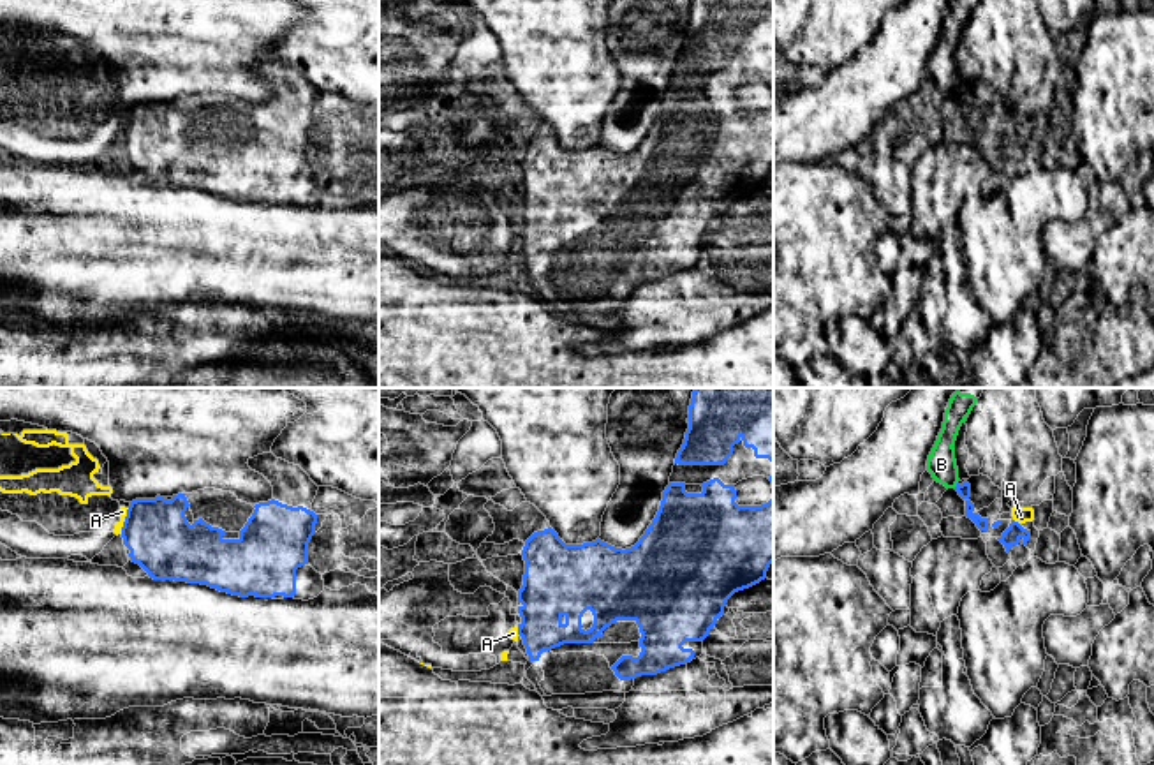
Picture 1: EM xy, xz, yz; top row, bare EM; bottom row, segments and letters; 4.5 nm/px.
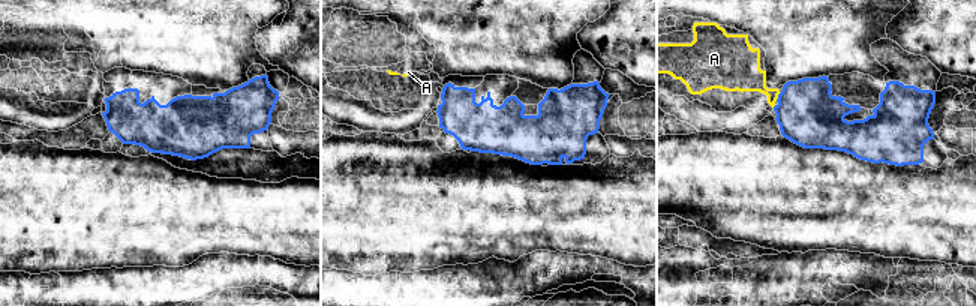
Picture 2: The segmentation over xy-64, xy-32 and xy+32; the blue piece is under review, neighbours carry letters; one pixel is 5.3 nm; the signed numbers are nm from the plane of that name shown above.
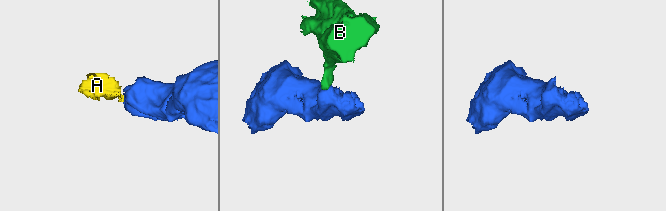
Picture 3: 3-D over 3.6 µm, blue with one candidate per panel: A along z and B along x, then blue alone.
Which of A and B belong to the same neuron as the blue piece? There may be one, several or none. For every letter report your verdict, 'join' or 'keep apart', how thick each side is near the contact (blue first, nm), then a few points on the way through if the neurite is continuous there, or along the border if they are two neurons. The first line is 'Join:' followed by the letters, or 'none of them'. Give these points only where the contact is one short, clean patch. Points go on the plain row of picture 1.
Join: none of them
A: keep apart; 300 nm thick on the blue side, 50 nm on the other; border along xy (129, 113), (120, 138)
B: keep apart; 60 nm thick on the blue side, 140 nm on the other; border along yz (957, 87), (954, 92)

